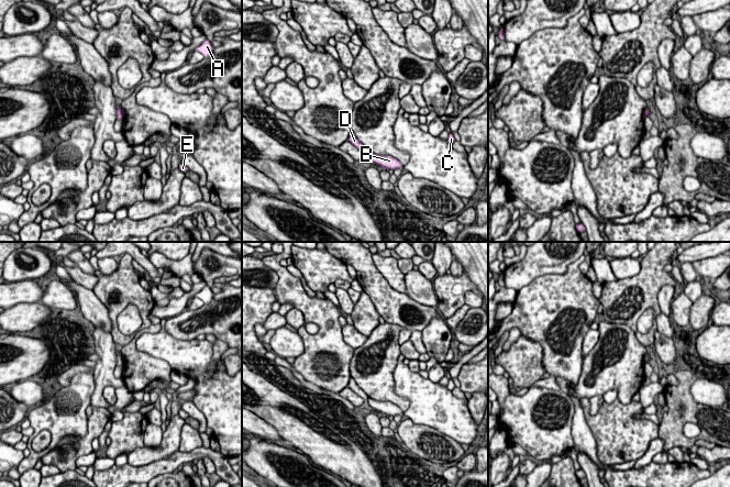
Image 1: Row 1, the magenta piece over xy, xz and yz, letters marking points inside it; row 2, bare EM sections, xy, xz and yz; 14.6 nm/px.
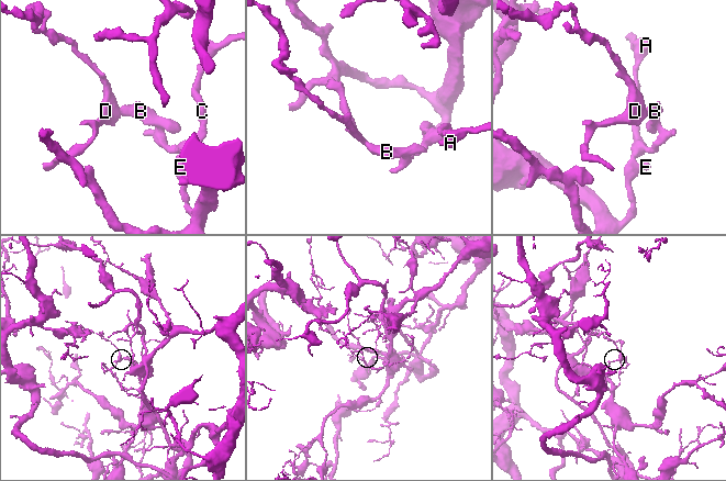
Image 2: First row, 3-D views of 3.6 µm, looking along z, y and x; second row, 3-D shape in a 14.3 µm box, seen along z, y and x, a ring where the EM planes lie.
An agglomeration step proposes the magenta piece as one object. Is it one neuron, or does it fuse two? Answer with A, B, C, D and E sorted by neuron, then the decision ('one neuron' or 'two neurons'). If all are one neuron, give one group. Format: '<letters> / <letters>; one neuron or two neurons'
A B C E / D; two neurons

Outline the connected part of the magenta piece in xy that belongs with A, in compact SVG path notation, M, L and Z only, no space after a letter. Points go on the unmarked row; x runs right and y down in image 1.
M204 286L195 297L200 298L203 303L208 305L211 302L214 294L209 286Z

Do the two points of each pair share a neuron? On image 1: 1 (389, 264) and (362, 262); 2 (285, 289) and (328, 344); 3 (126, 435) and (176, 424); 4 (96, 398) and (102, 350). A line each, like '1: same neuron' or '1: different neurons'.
1: different neurons
2: same neuron
3: different neurons
4: same neuron

